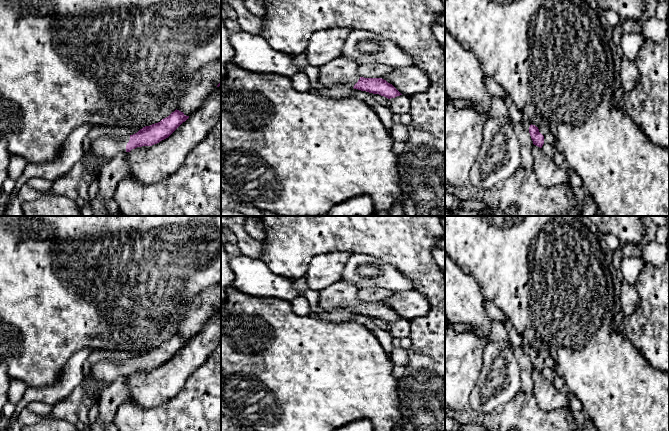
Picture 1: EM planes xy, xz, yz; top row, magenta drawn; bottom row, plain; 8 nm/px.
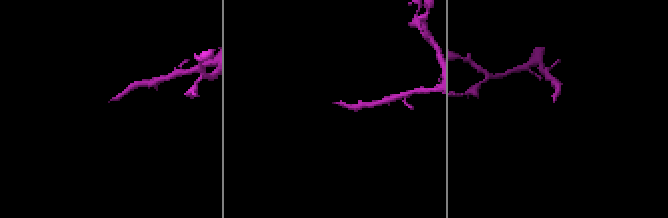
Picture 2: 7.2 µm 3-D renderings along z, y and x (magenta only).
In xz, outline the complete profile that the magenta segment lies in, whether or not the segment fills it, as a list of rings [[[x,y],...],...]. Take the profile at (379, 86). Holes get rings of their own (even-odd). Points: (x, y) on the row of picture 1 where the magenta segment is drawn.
[[[342,56],[320,67],[319,82],[326,87],[347,85],[388,99],[402,95],[392,84],[382,78],[360,77],[357,74],[357,64]]]

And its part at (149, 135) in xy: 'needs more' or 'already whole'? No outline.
needs more

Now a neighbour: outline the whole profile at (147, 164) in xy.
[[[221,85],[168,138],[152,146],[132,149],[128,154],[127,175],[143,184],[168,178],[220,118]]]

